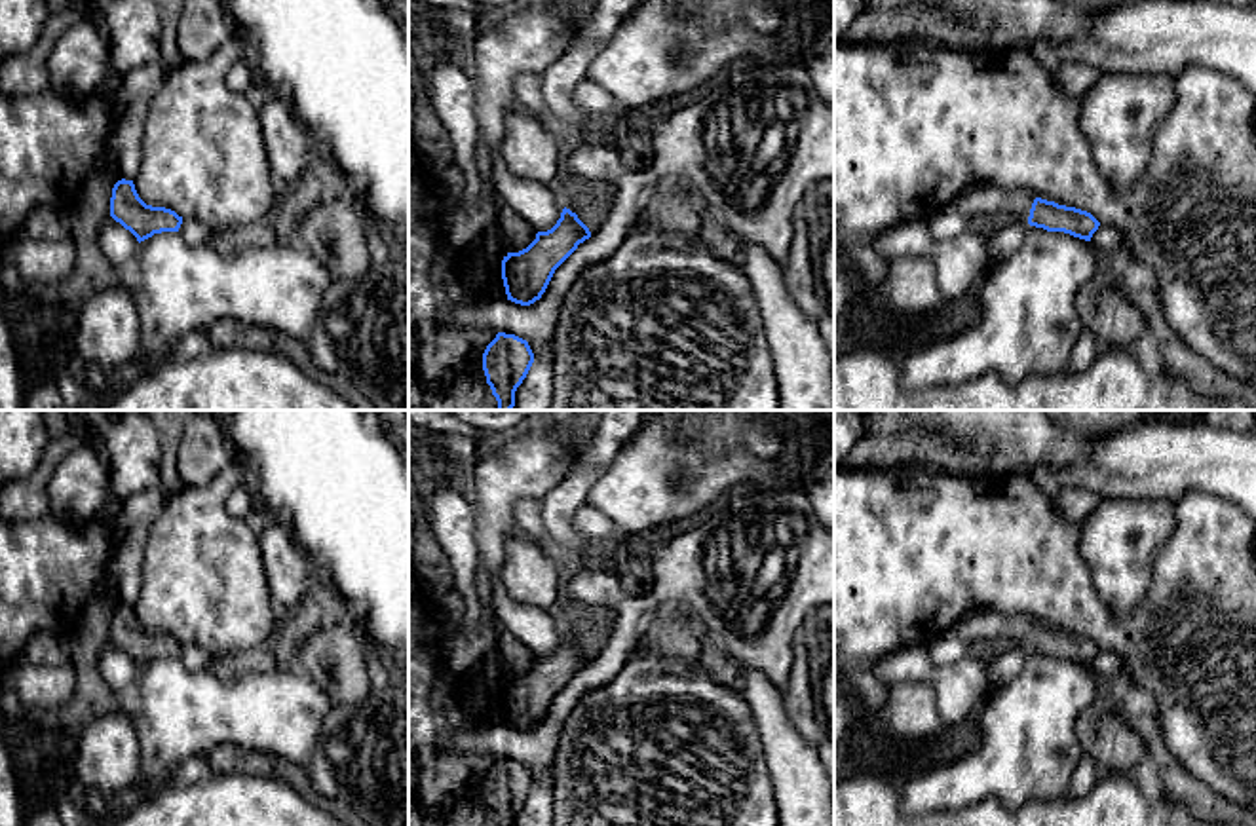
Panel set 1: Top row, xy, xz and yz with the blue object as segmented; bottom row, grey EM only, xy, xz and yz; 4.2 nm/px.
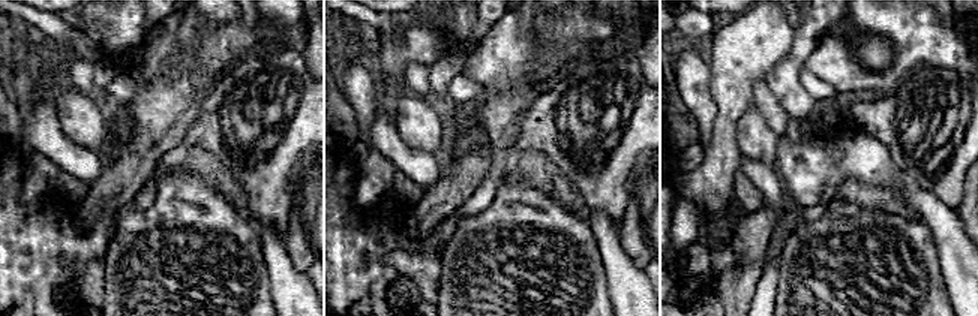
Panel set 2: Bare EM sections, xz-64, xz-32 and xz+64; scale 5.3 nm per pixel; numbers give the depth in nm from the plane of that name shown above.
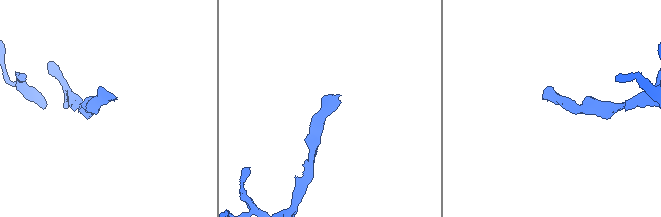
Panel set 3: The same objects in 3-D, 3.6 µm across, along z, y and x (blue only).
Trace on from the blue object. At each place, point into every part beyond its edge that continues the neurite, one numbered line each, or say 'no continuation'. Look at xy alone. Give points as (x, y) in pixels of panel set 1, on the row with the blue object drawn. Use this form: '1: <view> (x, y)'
no continuation

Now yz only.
1: yz (996, 202)

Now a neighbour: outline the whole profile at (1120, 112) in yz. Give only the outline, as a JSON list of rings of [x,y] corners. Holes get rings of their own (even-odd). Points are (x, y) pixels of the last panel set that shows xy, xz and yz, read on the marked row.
[[[1106,72],[1083,95],[1079,125],[1100,175],[1117,192],[1129,192],[1144,175],[1151,135],[1174,104],[1170,74]]]

